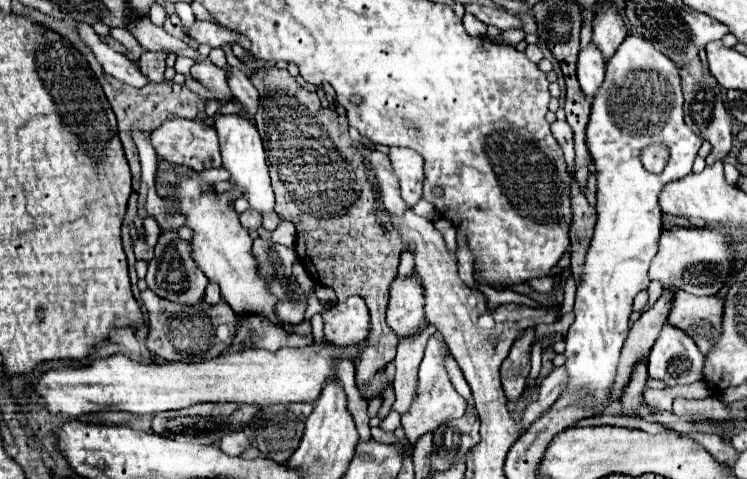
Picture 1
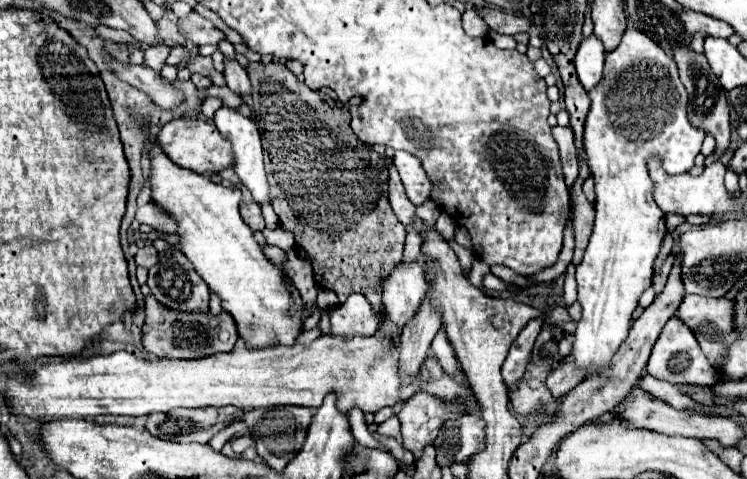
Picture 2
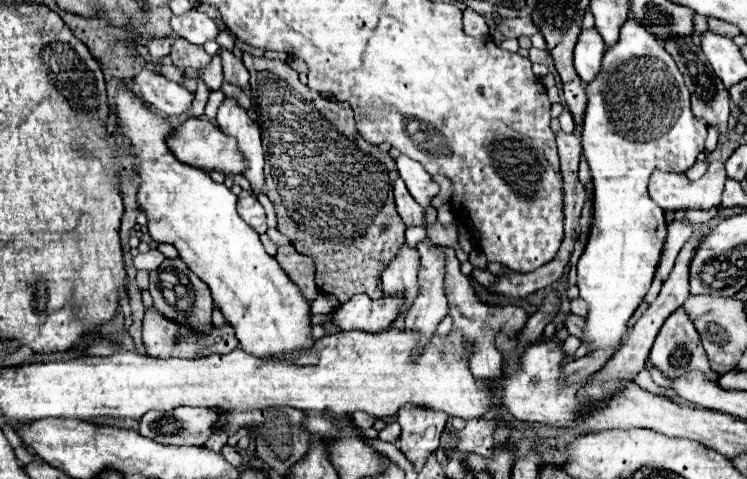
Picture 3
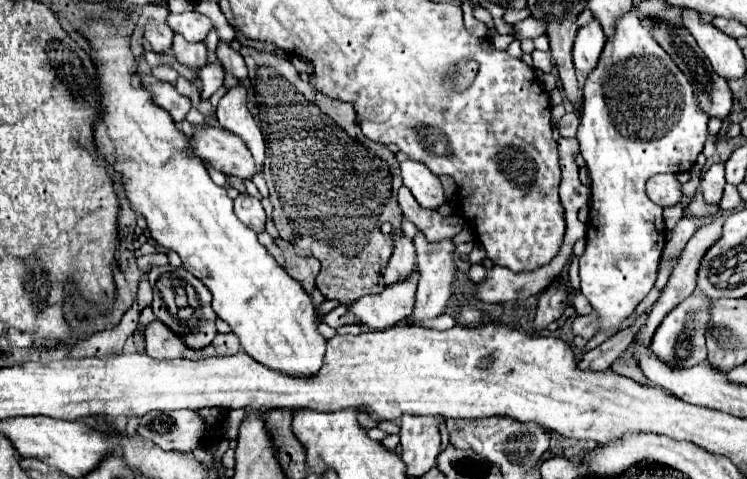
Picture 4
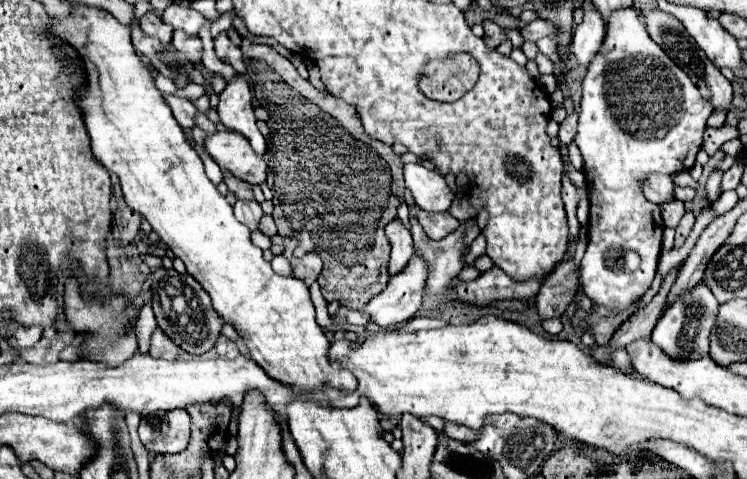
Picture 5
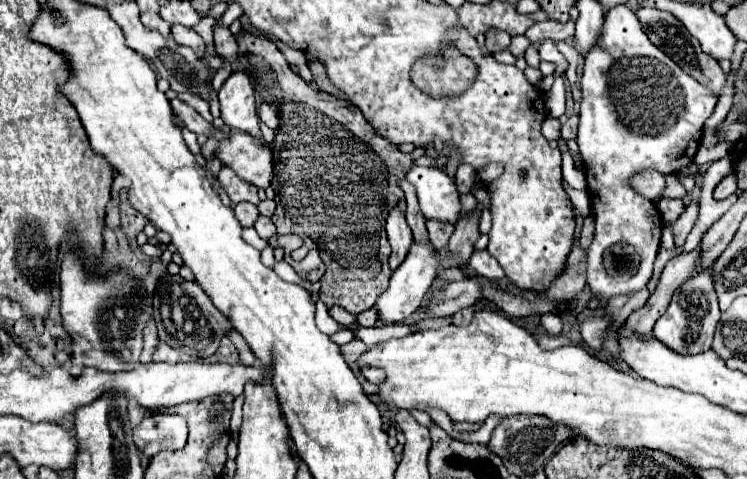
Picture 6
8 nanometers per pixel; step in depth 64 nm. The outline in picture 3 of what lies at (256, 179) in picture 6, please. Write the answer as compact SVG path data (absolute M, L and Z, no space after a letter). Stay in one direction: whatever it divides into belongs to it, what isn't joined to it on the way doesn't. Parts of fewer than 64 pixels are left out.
M188 118L180 126L172 130L172 134L166 138L166 144L170 152L180 160L182 164L200 168L204 172L222 172L222 174L240 174L244 170L244 158L240 156L236 148L236 140L230 136L224 136L216 124L208 122L206 118Z

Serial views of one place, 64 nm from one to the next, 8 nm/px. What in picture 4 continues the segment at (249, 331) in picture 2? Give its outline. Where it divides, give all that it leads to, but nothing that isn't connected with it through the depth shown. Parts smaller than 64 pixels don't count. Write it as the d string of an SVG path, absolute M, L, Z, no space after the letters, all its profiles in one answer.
M94 22L84 28L84 48L90 50L100 72L102 106L100 120L94 128L100 156L104 156L106 162L122 174L126 196L132 208L136 212L142 212L142 216L146 218L150 236L160 246L176 250L182 258L182 266L208 286L208 290L212 292L214 312L230 324L248 356L272 370L288 372L292 376L310 376L312 372L318 372L320 364L324 362L326 340L316 330L318 318L314 314L310 296L304 292L300 282L290 278L286 270L276 264L268 250L258 242L258 234L236 218L232 210L234 200L226 194L226 188L212 182L206 166L200 164L200 160L188 160L188 156L184 156L188 138L174 126L174 120L168 116L168 112L152 104L152 98L148 96L148 92L144 92L144 88L132 84L136 62L128 46L130 32L130 24L110 26L106 22Z

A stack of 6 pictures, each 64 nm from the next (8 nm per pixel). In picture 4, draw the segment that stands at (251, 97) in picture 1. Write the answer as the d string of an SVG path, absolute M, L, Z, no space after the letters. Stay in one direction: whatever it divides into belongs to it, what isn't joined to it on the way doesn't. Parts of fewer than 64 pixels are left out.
M222 40L218 42L218 50L216 50L216 56L220 58L224 70L228 74L232 74L234 78L238 78L240 82L244 82L248 78L248 68L244 64L244 58L240 56L240 52L232 50L228 44L224 44Z

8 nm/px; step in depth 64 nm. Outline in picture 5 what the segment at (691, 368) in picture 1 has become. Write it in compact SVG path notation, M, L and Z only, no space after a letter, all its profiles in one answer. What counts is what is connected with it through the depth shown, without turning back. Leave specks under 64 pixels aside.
M698 284L692 292L686 292L676 300L658 320L658 324L652 330L652 342L668 354L672 360L698 360L708 354L708 342L710 342L710 332L712 324L716 322L716 308L718 302L712 296L712 292L704 286Z

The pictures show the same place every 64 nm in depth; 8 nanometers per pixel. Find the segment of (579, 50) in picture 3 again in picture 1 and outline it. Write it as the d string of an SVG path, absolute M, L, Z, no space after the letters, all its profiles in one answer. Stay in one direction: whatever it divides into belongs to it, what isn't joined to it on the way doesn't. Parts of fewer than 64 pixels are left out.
M590 44L586 50L580 50L578 82L580 82L580 88L582 88L582 92L586 94L588 100L594 100L598 88L602 86L604 68L606 68L606 62L600 56L598 48L592 48L592 44Z

